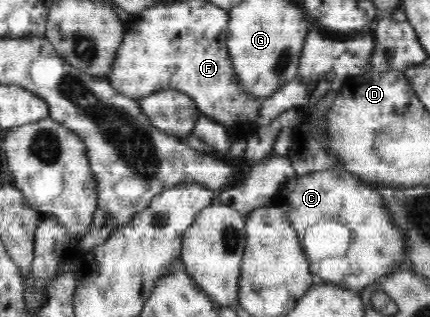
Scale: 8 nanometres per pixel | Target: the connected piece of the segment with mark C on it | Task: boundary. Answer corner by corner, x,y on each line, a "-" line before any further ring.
344,169
330,171
310,171
306,175
294,177
280,188
271,205
279,206
287,213
298,237
306,233
308,227
318,225
322,219
336,219
346,225
352,233
348,253
334,261
311,263
311,272
326,284
338,285
359,293
372,282
378,281
391,271
408,267
406,263
404,233
390,220
388,208
384,208
384,197
369,184

